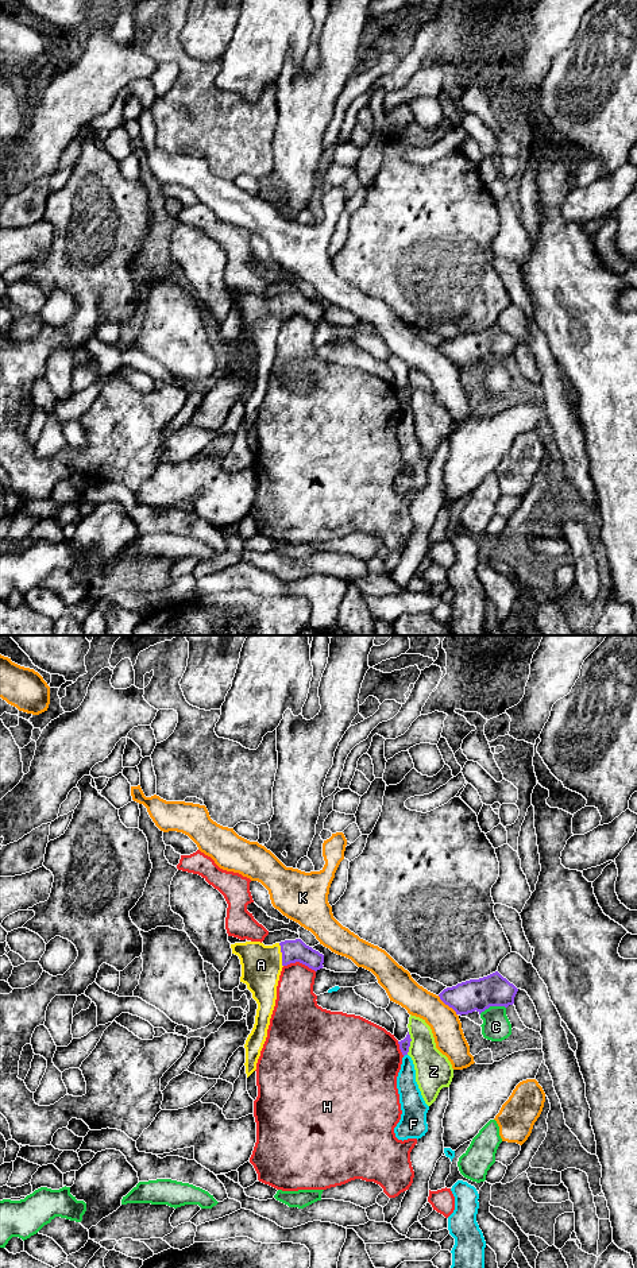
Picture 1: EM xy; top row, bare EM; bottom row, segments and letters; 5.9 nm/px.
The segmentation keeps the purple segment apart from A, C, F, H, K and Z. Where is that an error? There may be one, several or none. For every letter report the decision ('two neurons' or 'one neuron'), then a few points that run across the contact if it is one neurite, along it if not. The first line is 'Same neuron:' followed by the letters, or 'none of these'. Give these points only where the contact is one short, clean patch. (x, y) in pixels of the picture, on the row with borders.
Same neuron: A
A: one neuron; line xy (293, 951), (282, 955), (261, 965)
C: two neurons; line xy (505, 1006), (489, 1006), (479, 1013)
F: two neurons; line xy (406, 1054), (404, 1056)
H: two neurons
K: two neurons
Z: two neurons; line xy (409, 1032), (410, 1042), (406, 1054)

